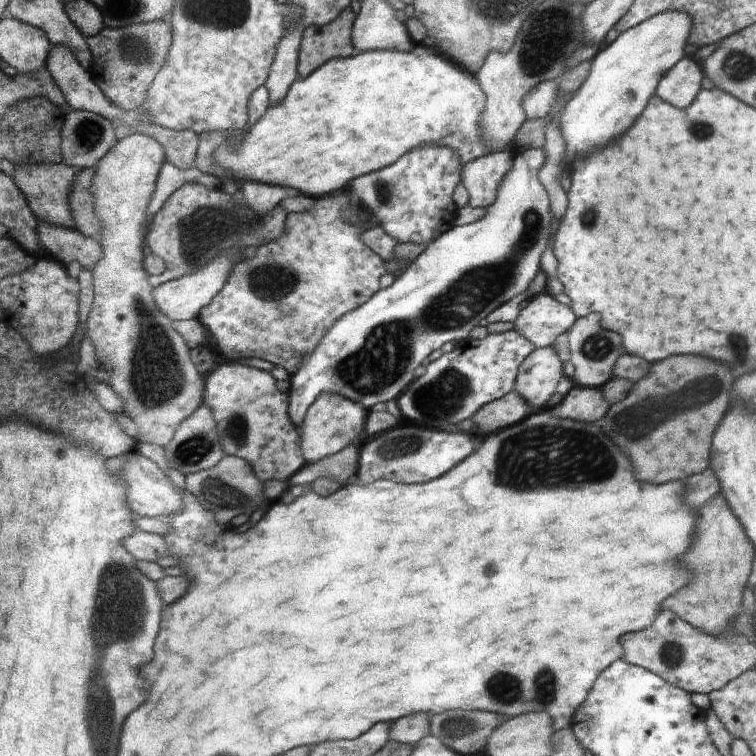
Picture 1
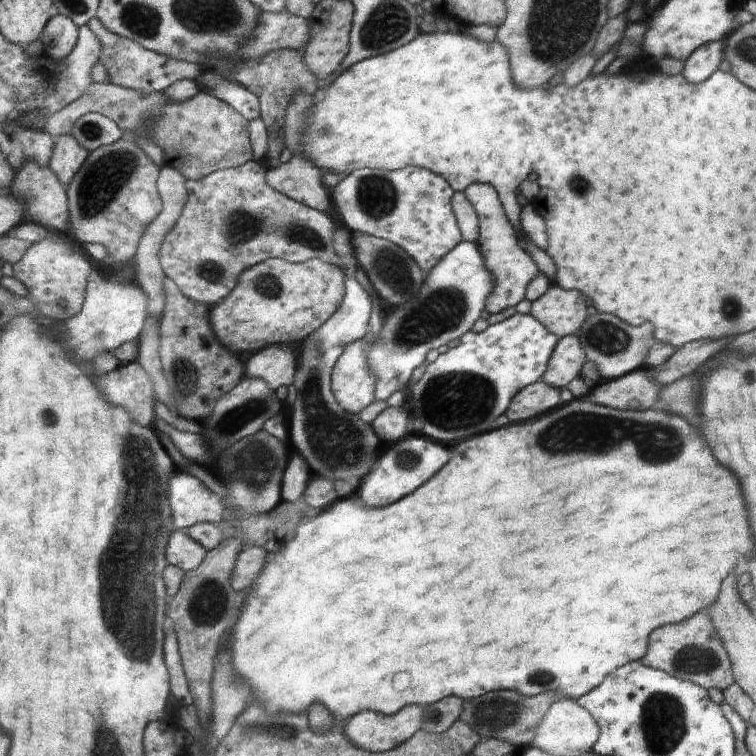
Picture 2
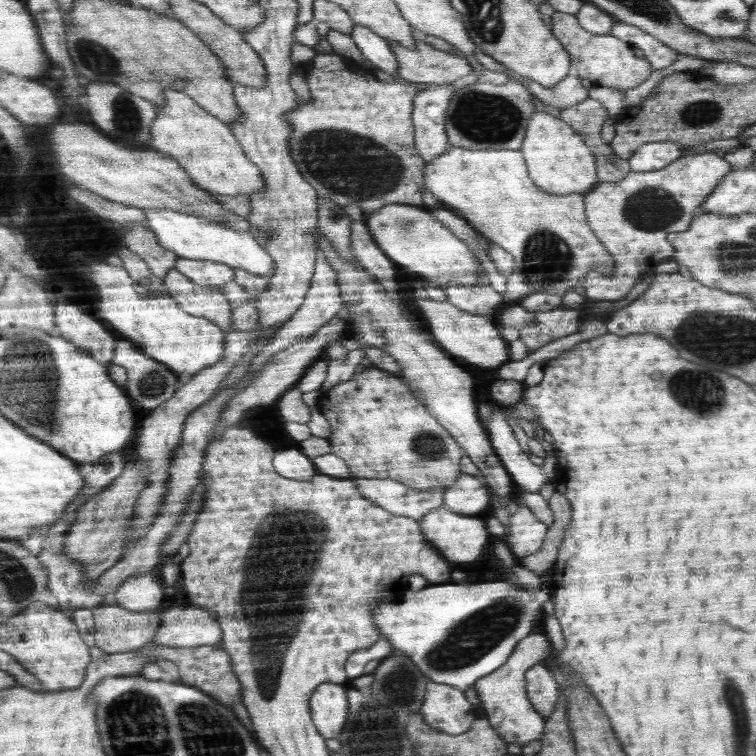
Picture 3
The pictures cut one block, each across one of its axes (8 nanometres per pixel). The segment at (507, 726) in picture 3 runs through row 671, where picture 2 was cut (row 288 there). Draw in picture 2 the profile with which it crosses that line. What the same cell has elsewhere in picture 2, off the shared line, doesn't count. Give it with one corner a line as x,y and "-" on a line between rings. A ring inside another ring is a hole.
473,183
464,194
468,202
474,206
479,218
479,237
476,242
478,250
482,252
484,264
492,274
494,288
490,296
486,298
486,310
488,314
498,314
506,308
516,306
522,299
528,284
538,276
538,267
534,260
526,252
526,240
530,240
534,246
542,250
548,250
548,234
546,234
546,224
544,218
535,209
533,203
529,204
525,216
521,233
517,234
515,228
510,225
504,208
497,193
497,190
486,183

